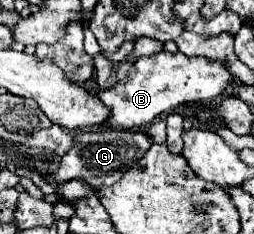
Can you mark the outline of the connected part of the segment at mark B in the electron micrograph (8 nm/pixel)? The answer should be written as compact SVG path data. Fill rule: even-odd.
M161 51L151 57L139 57L127 81L117 83L109 89L101 89L97 97L111 107L111 115L101 129L139 129L151 123L157 115L169 113L175 107L189 103L189 101L211 101L213 97L221 95L227 85L231 83L233 75L225 69L221 61L211 61L205 57L187 57L181 51L169 53Z

